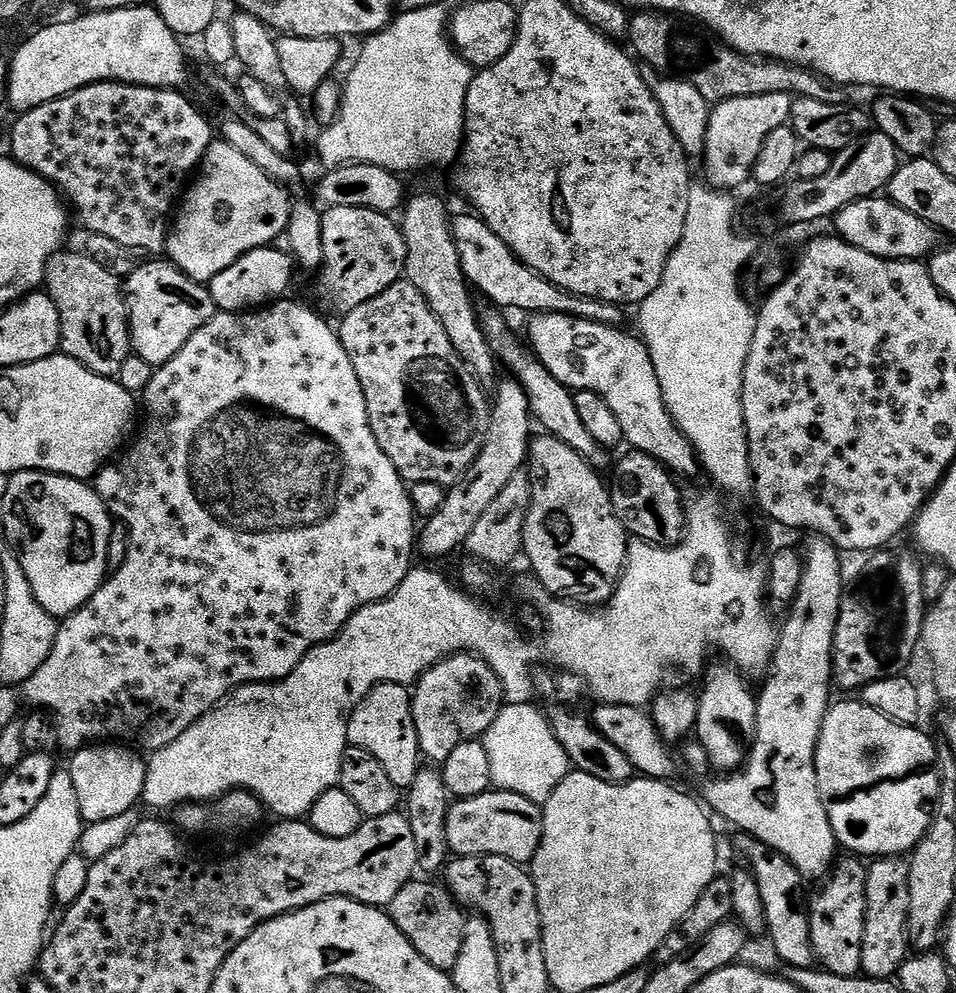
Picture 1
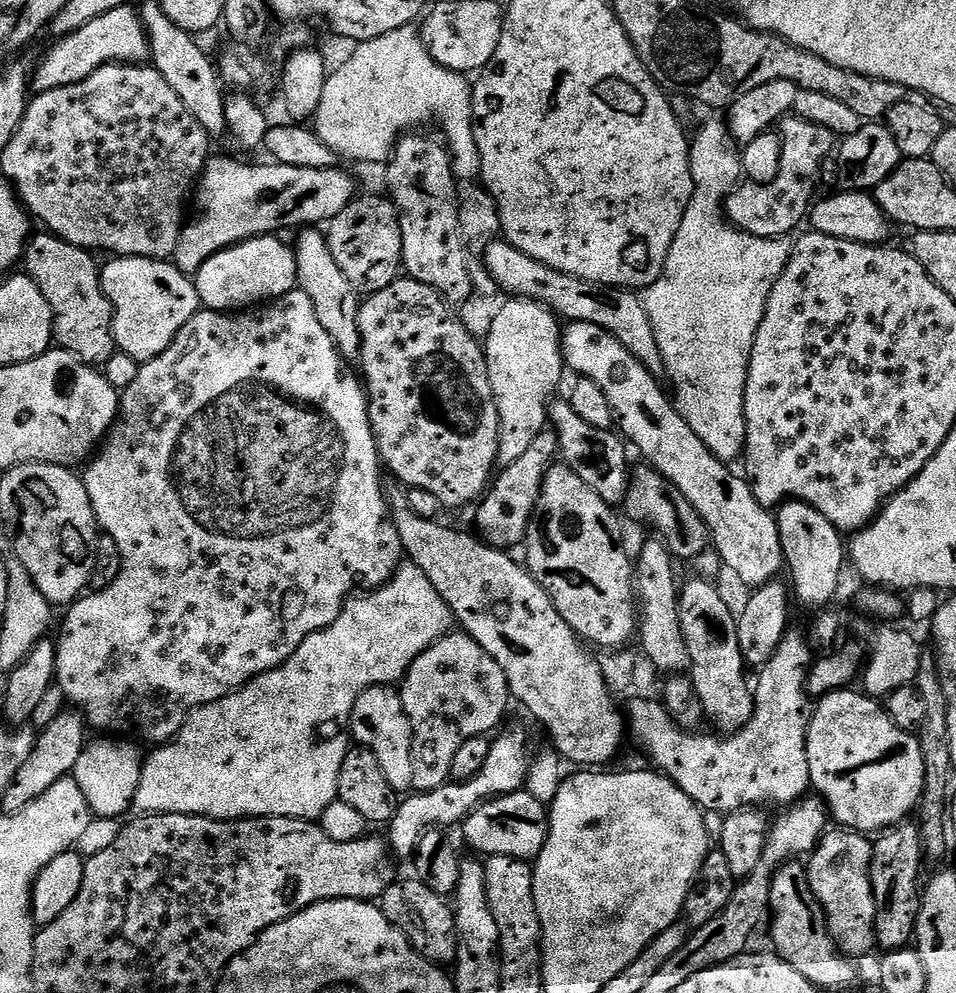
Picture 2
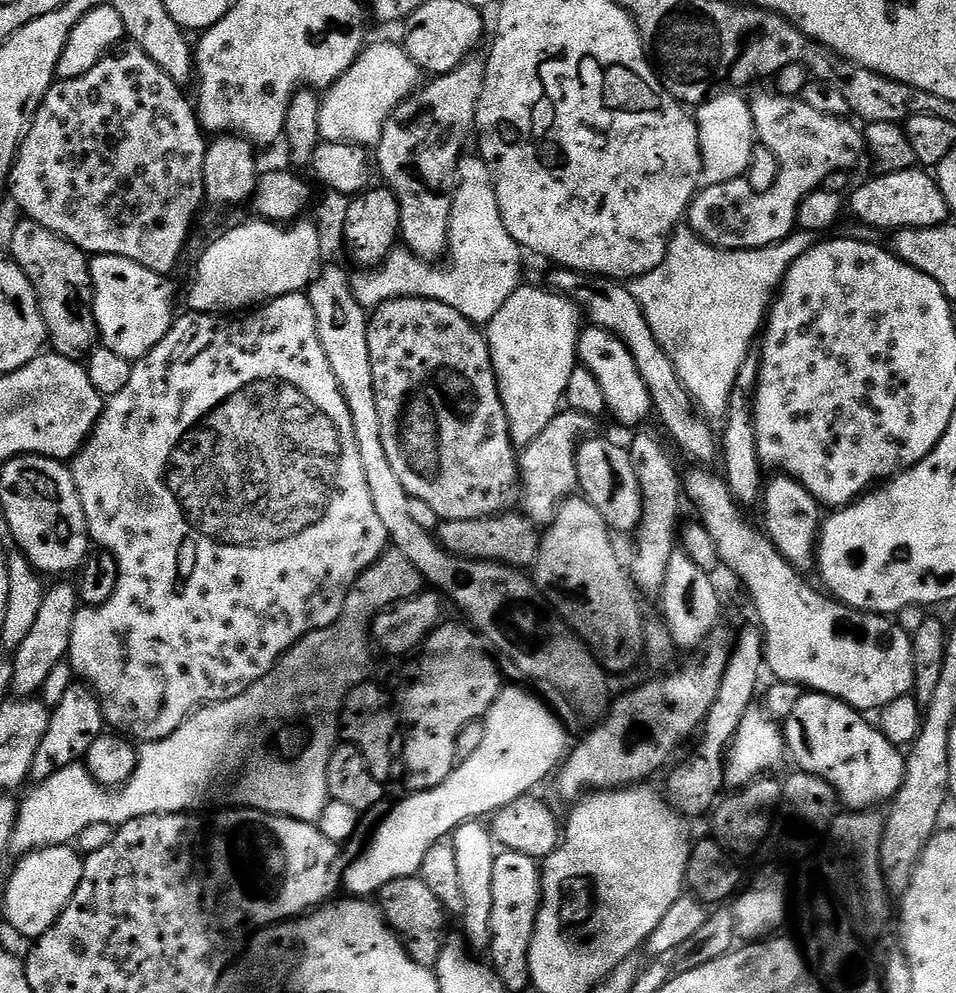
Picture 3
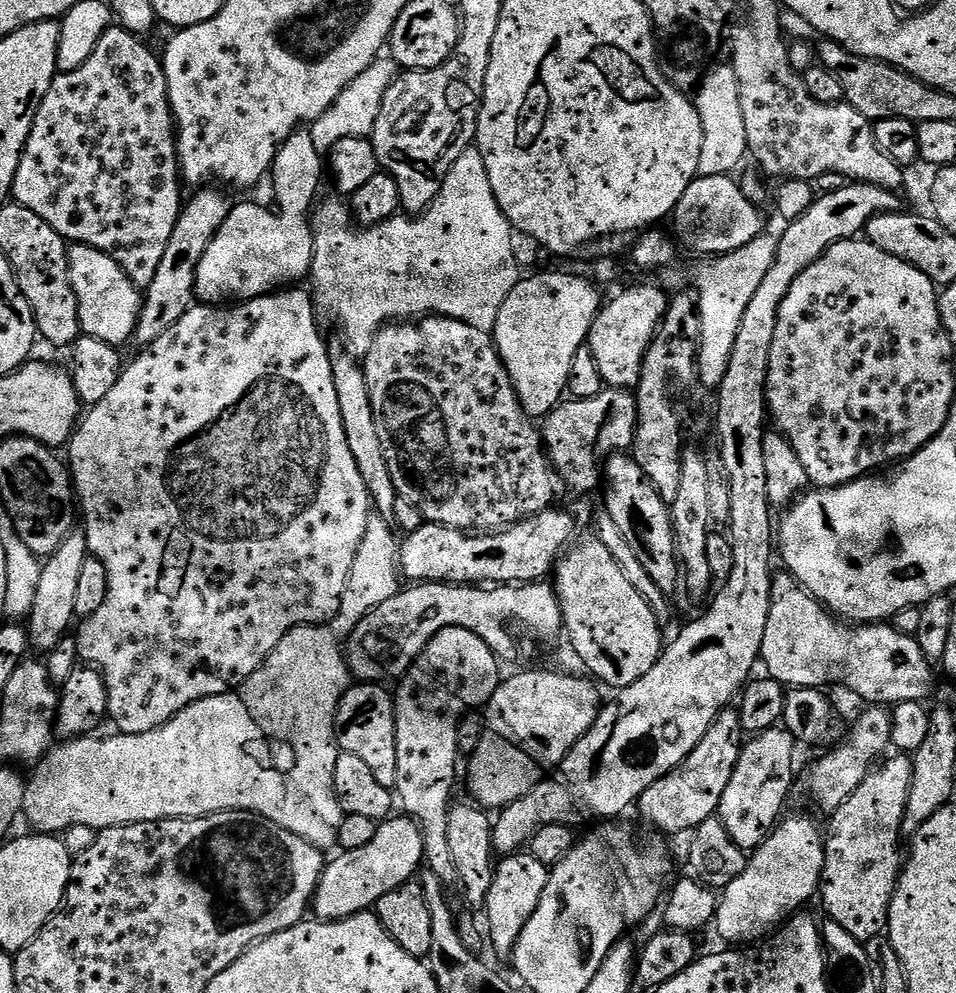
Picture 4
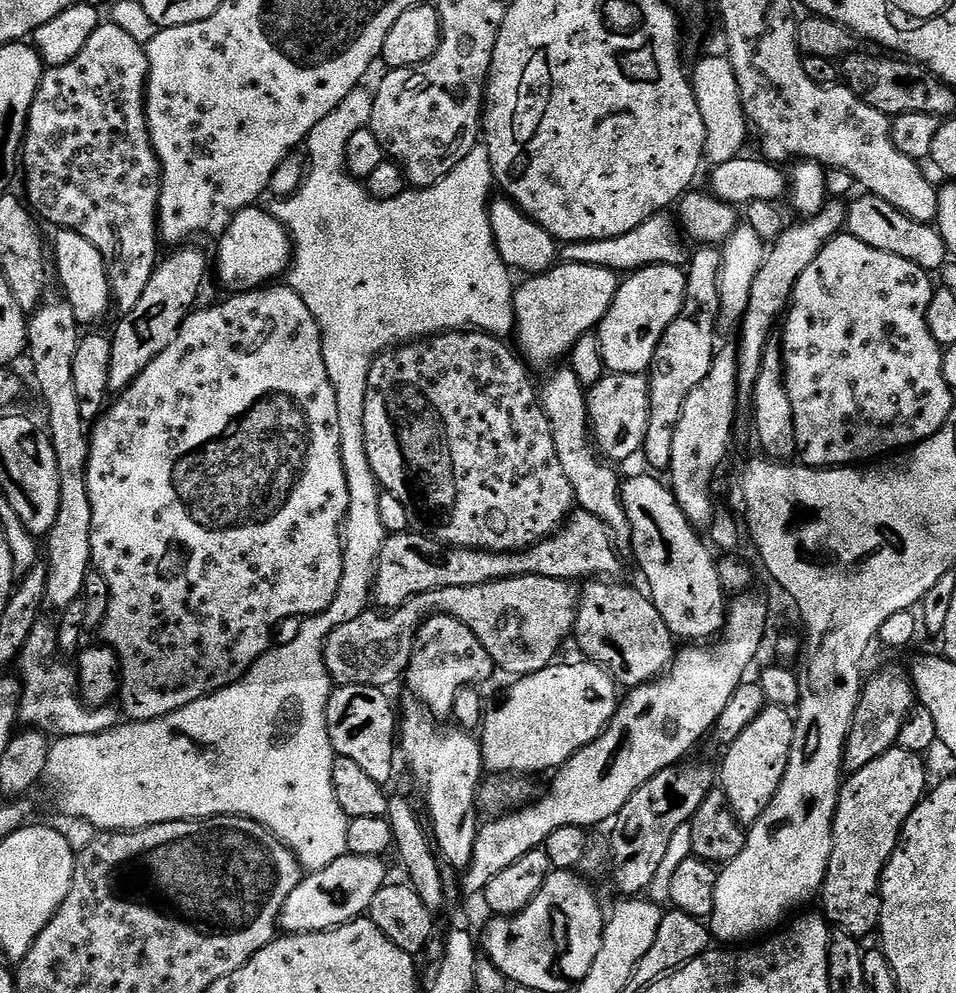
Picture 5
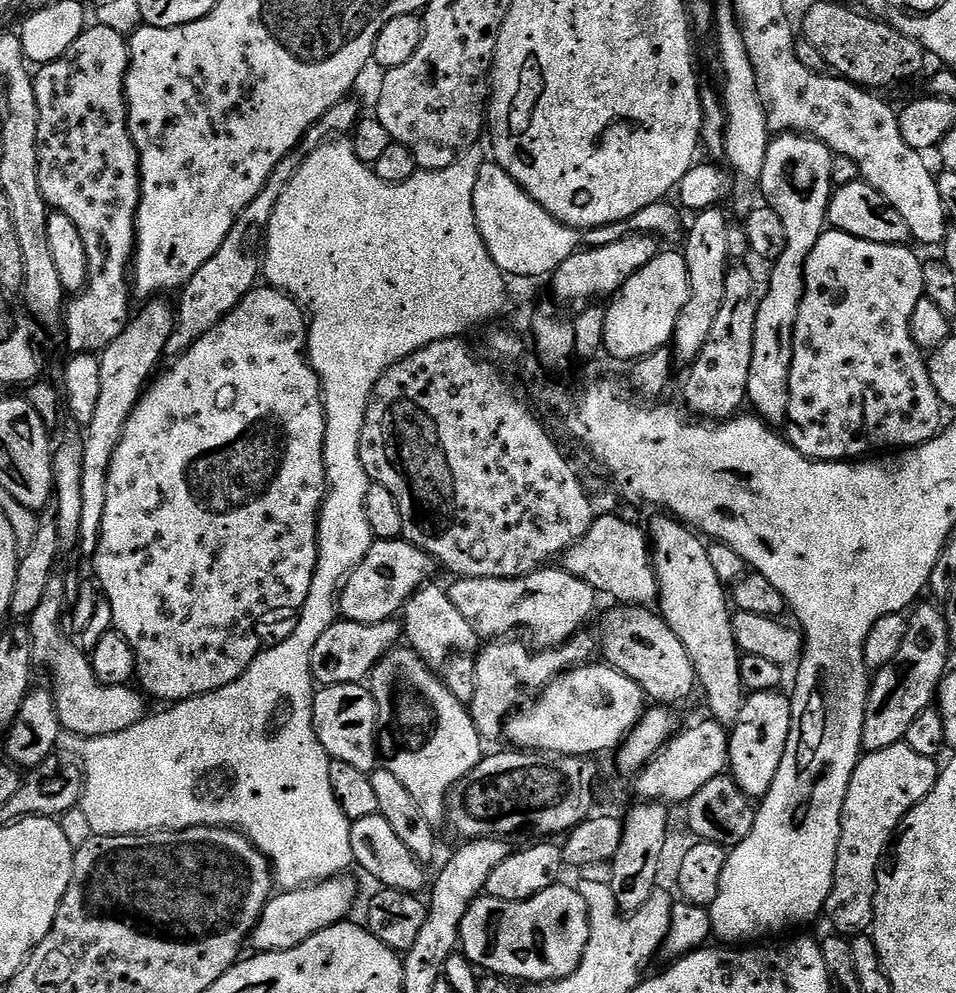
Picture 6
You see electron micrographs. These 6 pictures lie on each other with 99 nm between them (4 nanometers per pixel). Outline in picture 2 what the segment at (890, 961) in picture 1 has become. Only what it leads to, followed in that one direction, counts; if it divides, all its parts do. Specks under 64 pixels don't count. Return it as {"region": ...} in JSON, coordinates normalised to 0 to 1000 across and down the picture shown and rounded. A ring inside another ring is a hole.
{"region":[[[954,828],[928,835],[912,851],[910,888],[916,913],[916,950],[925,959],[949,955],[955,950],[964,905],[962,869],[968,866],[967,845],[961,833]]]}

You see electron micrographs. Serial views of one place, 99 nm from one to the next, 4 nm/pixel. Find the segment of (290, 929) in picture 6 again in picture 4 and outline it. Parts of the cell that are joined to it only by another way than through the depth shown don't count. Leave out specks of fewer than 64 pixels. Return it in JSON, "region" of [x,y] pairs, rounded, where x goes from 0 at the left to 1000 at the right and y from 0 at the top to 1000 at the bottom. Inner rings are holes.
{"region":[[[414,820],[394,829],[391,844],[387,844],[383,852],[365,858],[357,857],[355,861],[348,866],[346,863],[340,869],[339,879],[331,893],[328,918],[336,926],[361,926],[364,922],[392,915],[395,904],[400,904],[400,900],[408,900],[408,896],[428,889],[440,877],[445,869],[442,840],[439,837],[439,831],[430,822]]]}

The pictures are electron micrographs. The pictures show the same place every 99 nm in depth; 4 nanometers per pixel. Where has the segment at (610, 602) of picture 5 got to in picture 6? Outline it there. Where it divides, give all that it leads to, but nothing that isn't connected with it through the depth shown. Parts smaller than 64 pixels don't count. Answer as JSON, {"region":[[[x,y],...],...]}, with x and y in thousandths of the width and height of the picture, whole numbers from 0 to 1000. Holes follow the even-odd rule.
{"region":[[[640,610],[636,621],[628,628],[626,649],[630,657],[632,653],[631,664],[655,679],[655,683],[667,687],[679,706],[704,711],[713,708],[724,696],[729,696],[728,676],[722,667],[722,659],[718,659],[718,651],[705,642],[705,634],[701,634],[695,621],[681,611]]]}

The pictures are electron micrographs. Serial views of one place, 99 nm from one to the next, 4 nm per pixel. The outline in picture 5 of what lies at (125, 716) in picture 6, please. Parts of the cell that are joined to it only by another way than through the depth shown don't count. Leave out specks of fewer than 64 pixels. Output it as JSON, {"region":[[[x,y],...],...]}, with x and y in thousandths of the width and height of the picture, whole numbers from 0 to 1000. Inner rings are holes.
{"region":[[[48,622],[39,625],[27,644],[27,649],[23,651],[20,671],[23,703],[19,725],[22,730],[40,733],[51,743],[107,739],[121,732],[123,722],[120,712],[92,713],[85,705],[79,674],[62,655],[60,629],[55,625],[52,626]]]}

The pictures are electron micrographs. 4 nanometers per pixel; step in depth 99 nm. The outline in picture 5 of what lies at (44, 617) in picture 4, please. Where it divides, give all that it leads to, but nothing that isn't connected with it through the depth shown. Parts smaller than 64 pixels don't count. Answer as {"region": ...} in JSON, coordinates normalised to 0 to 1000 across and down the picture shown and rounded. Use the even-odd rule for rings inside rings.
{"region":[[[50,300],[32,315],[29,324],[29,350],[33,354],[33,379],[42,390],[42,399],[50,410],[48,434],[56,449],[61,465],[61,523],[49,538],[48,608],[52,613],[66,614],[88,598],[88,587],[96,572],[94,534],[94,493],[90,489],[92,476],[92,444],[94,431],[82,410],[77,393],[77,356],[82,353],[86,328],[79,323],[77,312],[66,300]]]}

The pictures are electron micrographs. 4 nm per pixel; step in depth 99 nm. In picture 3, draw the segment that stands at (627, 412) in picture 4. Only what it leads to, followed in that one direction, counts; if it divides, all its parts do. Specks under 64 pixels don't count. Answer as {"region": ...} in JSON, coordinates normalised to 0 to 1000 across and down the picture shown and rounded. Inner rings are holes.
{"region":[[[587,413],[559,441],[559,445],[543,452],[544,485],[542,491],[543,511],[547,519],[555,521],[564,529],[572,530],[582,520],[582,514],[599,498],[605,491],[605,469],[603,468],[603,448],[620,434],[620,420],[609,415]],[[619,431],[619,432],[618,432]],[[548,511],[548,512],[547,512]]]}

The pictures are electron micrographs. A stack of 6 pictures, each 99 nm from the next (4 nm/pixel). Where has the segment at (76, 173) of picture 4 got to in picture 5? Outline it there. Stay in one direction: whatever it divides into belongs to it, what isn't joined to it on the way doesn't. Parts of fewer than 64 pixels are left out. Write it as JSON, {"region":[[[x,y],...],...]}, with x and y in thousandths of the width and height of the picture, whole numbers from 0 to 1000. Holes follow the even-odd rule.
{"region":[[[106,22],[98,30],[98,34],[94,34],[94,42],[90,42],[90,46],[86,46],[82,58],[69,62],[69,66],[50,68],[47,72],[44,83],[40,87],[40,95],[36,95],[36,103],[29,112],[29,127],[23,146],[23,177],[25,173],[25,189],[29,192],[27,201],[32,212],[43,223],[51,222],[52,225],[60,226],[58,228],[60,231],[72,230],[86,236],[86,240],[90,240],[90,244],[94,244],[103,252],[103,256],[107,256],[109,266],[113,270],[113,287],[117,290],[119,310],[126,316],[138,314],[140,308],[144,308],[144,300],[149,300],[149,295],[153,293],[153,287],[157,285],[157,280],[165,265],[165,259],[168,257],[167,250],[169,251],[165,233],[167,228],[167,160],[163,158],[163,152],[157,143],[155,134],[155,116],[151,106],[154,92],[155,54],[152,45],[140,42],[140,38],[136,38],[136,34],[123,30],[123,26],[119,26],[116,22]]]}

